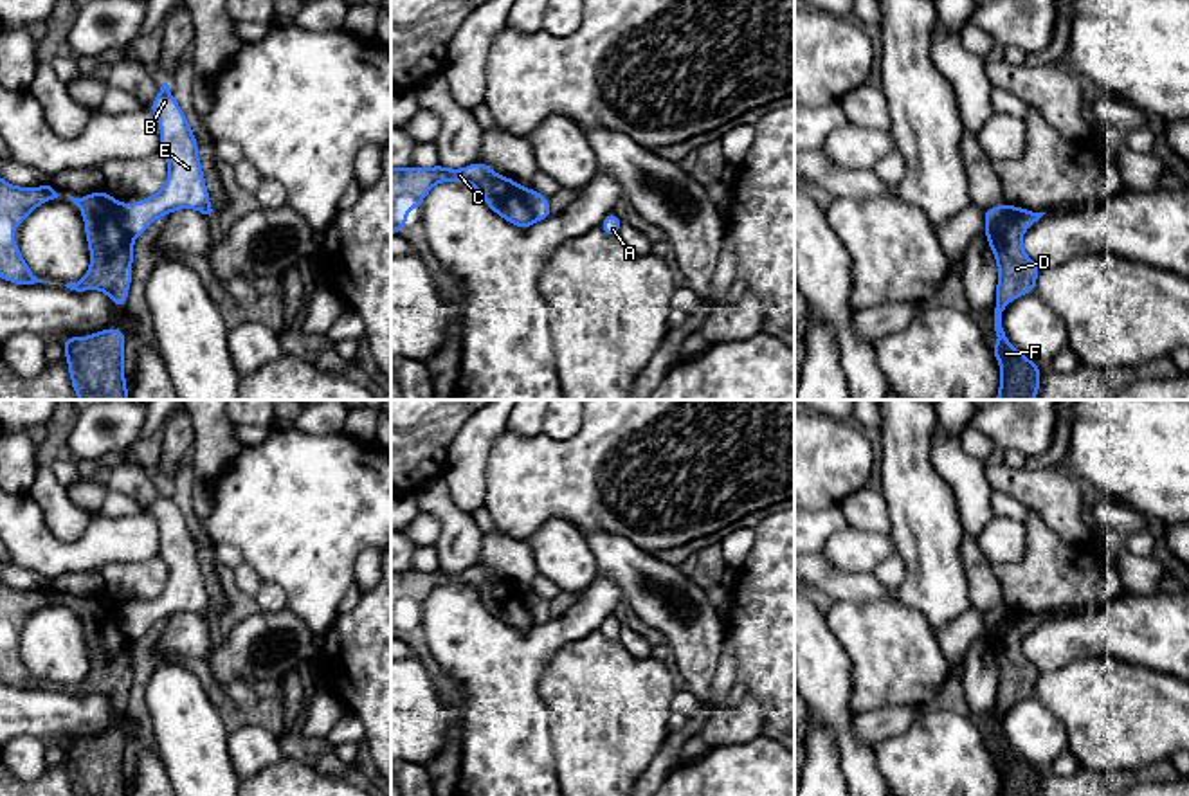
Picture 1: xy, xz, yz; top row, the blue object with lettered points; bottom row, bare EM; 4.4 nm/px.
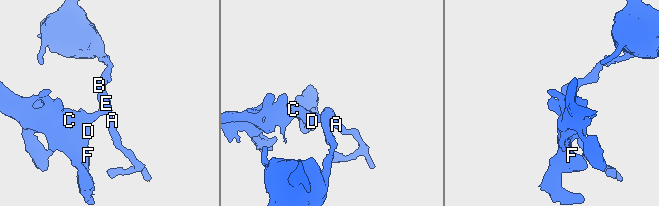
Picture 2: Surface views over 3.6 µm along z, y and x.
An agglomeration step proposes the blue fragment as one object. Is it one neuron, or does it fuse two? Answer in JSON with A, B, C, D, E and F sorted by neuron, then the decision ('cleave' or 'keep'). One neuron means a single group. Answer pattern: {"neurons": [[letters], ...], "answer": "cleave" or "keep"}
{"neurons": [["A", "B", "E"], ["C", "D", "F"]], "answer": "cleave"}

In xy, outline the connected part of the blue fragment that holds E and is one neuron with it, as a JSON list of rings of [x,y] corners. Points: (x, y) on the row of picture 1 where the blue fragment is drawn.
[[[168,83],[160,86],[150,110],[160,126],[159,151],[168,160],[169,173],[157,194],[121,205],[119,220],[132,238],[141,236],[157,218],[178,209],[196,209],[209,216],[213,213],[196,137]]]

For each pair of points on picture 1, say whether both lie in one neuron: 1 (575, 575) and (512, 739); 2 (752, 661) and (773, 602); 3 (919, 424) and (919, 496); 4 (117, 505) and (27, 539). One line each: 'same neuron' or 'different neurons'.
1: different neurons
2: same neuron
3: same neuron
4: different neurons

